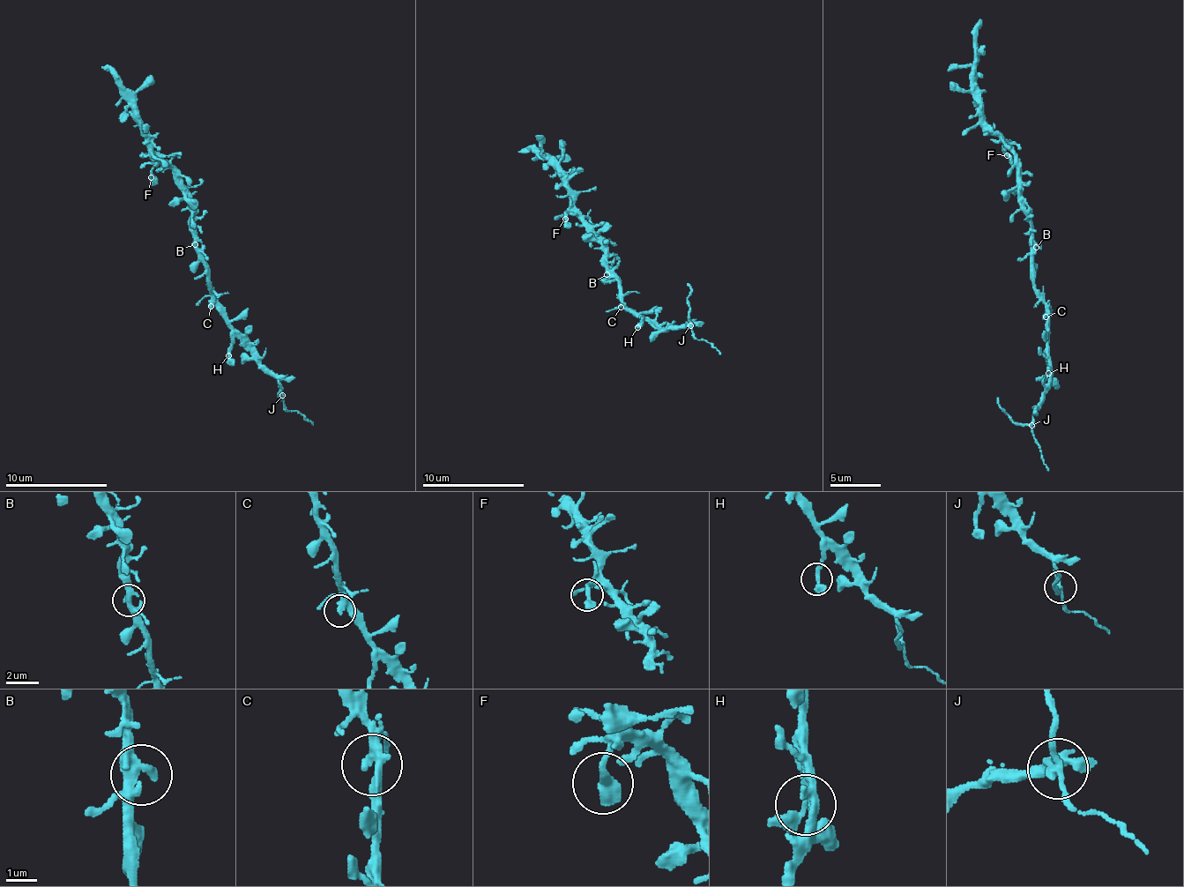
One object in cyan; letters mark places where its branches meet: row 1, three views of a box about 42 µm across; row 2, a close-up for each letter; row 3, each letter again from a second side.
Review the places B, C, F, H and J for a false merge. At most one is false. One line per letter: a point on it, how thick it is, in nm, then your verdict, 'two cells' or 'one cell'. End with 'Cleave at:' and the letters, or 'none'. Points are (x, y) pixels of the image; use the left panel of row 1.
B: place (195, 244); calibre 340 nm; one cell
C: place (211, 306); calibre 240 nm; one cell
F: place (151, 177); calibre 280 nm; one cell
H: place (228, 355); calibre 240 nm; one cell
J: place (282, 395); calibre 200 nm; two cells
Cleave at: J

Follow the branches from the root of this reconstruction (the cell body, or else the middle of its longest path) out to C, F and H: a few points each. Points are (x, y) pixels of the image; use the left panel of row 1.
C: (197, 243), (197, 258), (207, 277), (211, 306)
F: (197, 243), (195, 206), (187, 199), (187, 187), (177, 177), (177, 173), (164, 165), (151, 177)
H: (197, 243), (197, 258), (204, 268), (208, 291), (212, 294), (212, 306), (231, 328), (231, 353), (228, 355)

